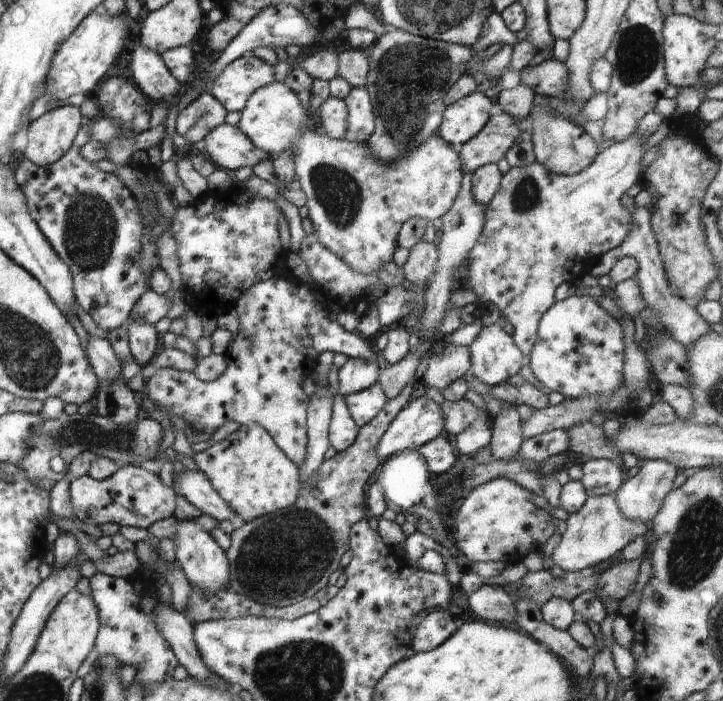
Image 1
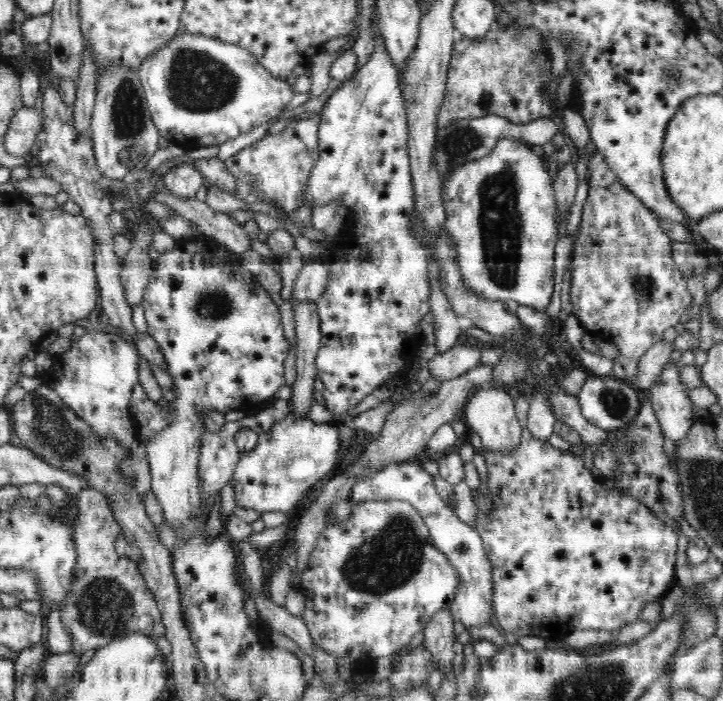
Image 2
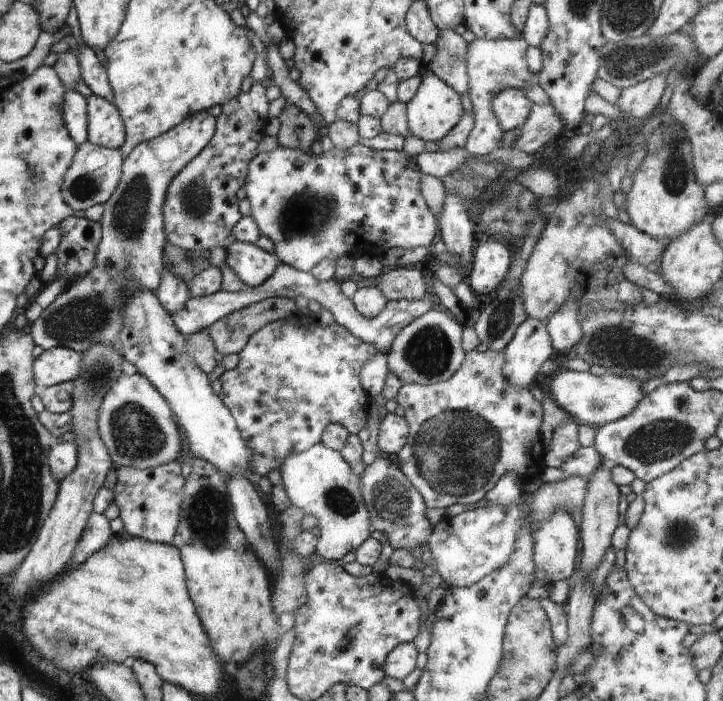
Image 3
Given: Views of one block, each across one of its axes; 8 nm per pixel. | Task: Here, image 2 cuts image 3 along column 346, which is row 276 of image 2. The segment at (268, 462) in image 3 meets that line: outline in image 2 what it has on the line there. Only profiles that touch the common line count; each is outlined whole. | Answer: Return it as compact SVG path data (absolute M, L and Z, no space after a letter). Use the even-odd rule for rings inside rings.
M376 12L371 20L372 30L376 35L376 44L370 59L356 72L356 76L345 82L341 88L332 92L328 100L323 104L319 112L319 149L321 155L316 162L316 166L312 168L312 174L308 178L306 190L304 190L304 204L313 204L313 210L316 207L321 207L326 203L337 203L342 201L346 205L346 210L349 212L348 227L354 230L356 239L353 244L345 245L343 249L337 250L337 257L330 266L330 279L328 287L324 295L317 301L318 315L320 318L322 340L320 342L320 350L316 354L315 365L317 374L320 380L324 383L322 394L318 397L322 401L325 408L334 416L334 422L340 414L346 415L351 409L358 407L365 401L365 396L368 396L374 390L385 386L387 380L397 378L401 380L407 378L412 372L414 361L421 352L422 346L425 344L418 333L418 322L431 311L430 296L431 296L431 275L429 274L429 250L413 235L413 228L411 228L411 216L413 215L413 208L415 207L415 190L413 189L411 162L409 159L408 139L409 139L409 124L407 123L407 114L405 109L405 102L402 96L402 89L400 87L400 75L396 67L391 61L389 52L386 50L384 44L384 37L380 33L378 27L378 17Z

